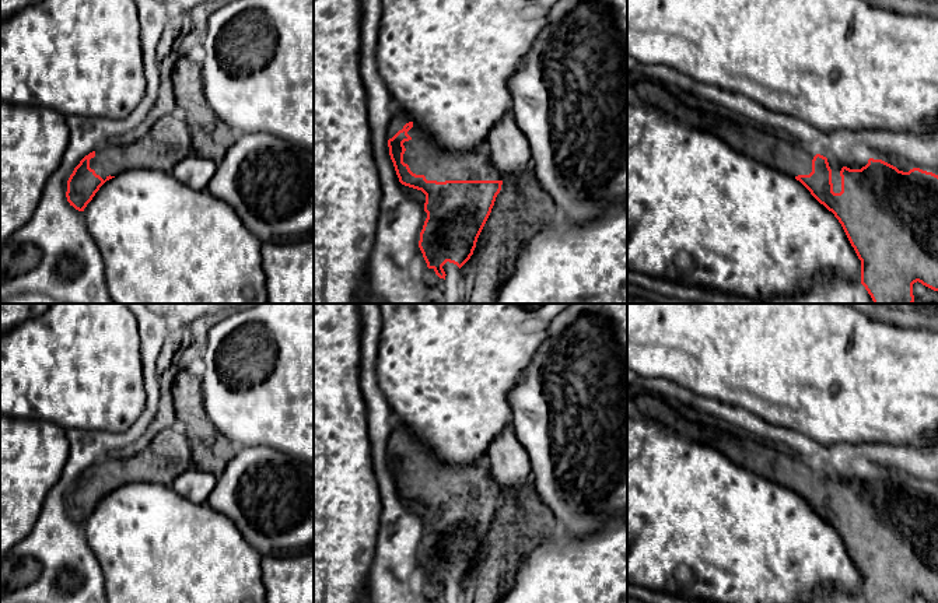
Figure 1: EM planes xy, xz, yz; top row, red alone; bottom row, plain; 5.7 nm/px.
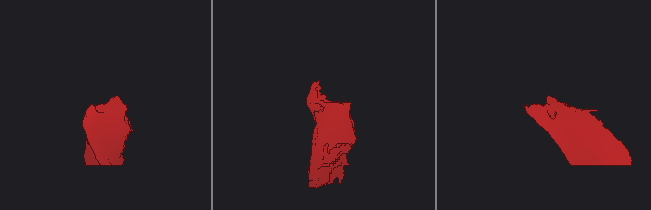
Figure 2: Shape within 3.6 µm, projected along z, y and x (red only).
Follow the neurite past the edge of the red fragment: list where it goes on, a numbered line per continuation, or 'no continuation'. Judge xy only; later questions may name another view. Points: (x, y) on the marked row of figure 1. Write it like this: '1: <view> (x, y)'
1: xy (168, 142)

